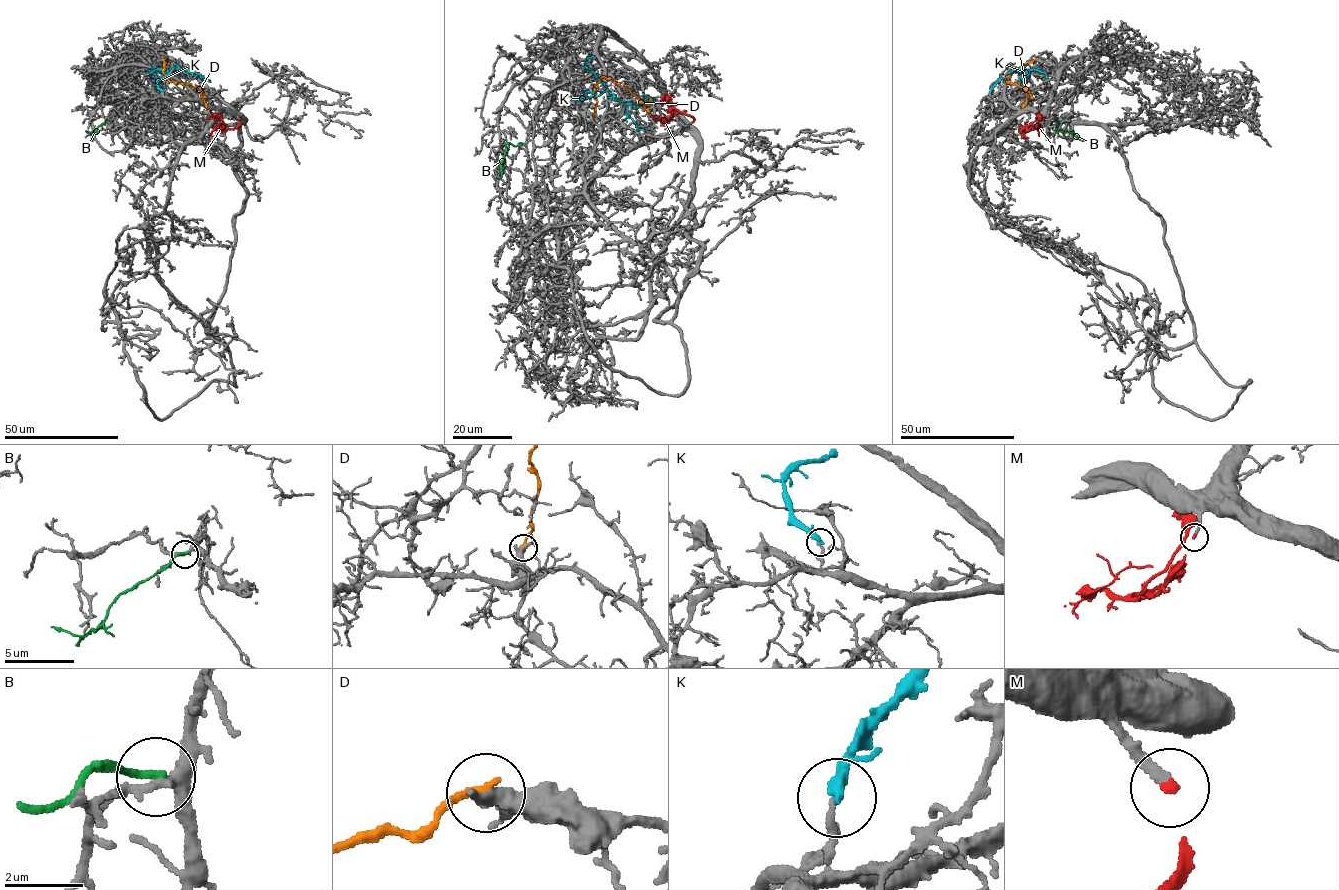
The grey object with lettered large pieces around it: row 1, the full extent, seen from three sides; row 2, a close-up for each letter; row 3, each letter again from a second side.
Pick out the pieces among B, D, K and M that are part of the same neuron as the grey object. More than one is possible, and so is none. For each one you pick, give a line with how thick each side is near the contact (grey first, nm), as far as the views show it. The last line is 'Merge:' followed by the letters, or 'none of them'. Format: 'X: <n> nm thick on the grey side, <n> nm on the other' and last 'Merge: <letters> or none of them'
M: 240 nm thick on the grey side, 160 nm on the other
Merge: M

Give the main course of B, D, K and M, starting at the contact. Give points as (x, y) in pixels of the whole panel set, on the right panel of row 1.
B: (1057, 119), (1058, 131), (1073, 133), (1083, 141)
D: (1035, 59), (1023, 64), (1006, 81), (1026, 90), (1027, 101), (1021, 107)
K: (990, 91), (1000, 79), (1014, 69), (1027, 70), (1029, 73), (1020, 78), (1026, 82)
M: (1040, 119), (1033, 129), (1042, 117), (1036, 118)

